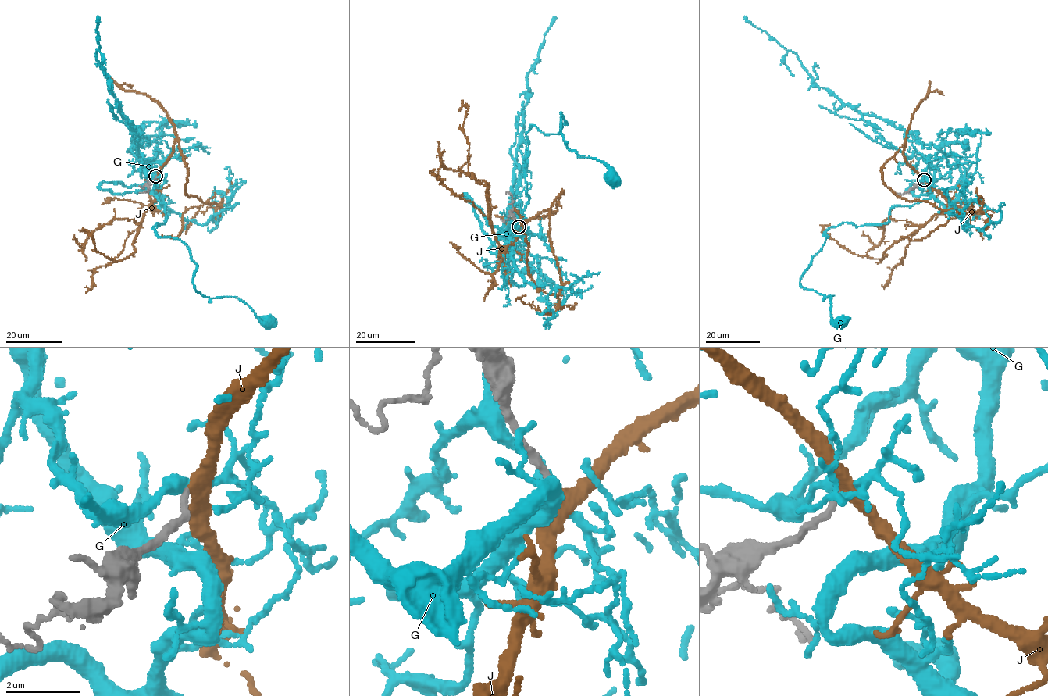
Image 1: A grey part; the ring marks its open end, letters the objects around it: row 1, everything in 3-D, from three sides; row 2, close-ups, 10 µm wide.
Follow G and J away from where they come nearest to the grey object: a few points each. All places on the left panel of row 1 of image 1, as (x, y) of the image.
G: (155, 176), (164, 180), (153, 194), (166, 215), (152, 227), (186, 245), (195, 290), (237, 297), (269, 322)
J: (155, 176), (177, 139), (187, 169), (186, 194), (218, 205), (189, 208), (182, 214), (180, 234), (162, 234)

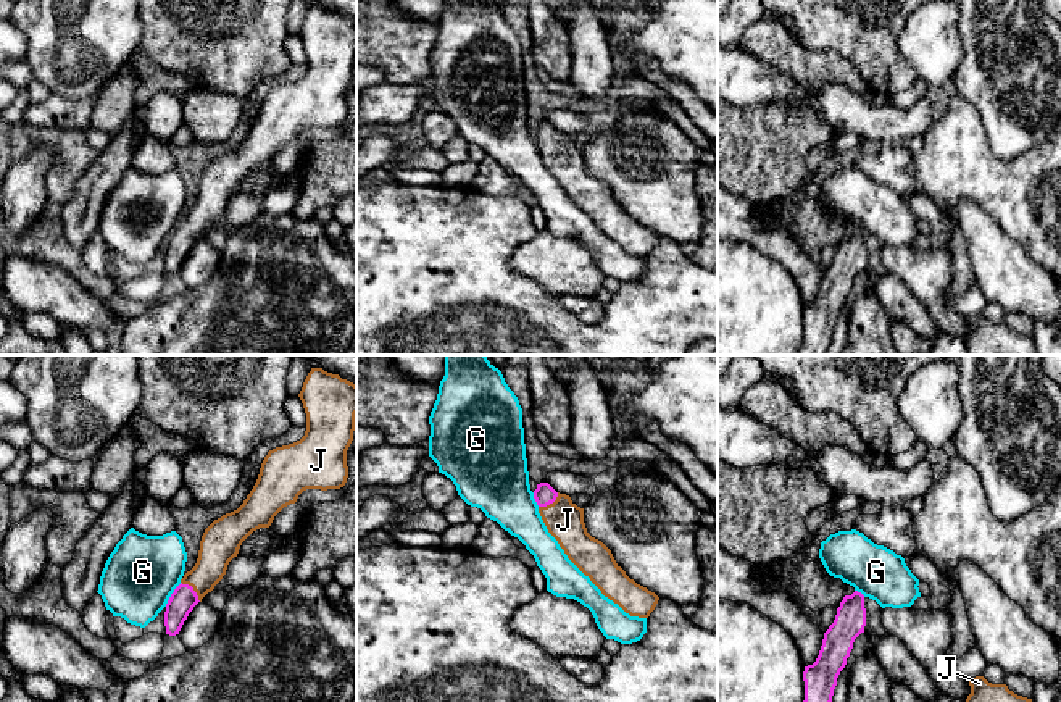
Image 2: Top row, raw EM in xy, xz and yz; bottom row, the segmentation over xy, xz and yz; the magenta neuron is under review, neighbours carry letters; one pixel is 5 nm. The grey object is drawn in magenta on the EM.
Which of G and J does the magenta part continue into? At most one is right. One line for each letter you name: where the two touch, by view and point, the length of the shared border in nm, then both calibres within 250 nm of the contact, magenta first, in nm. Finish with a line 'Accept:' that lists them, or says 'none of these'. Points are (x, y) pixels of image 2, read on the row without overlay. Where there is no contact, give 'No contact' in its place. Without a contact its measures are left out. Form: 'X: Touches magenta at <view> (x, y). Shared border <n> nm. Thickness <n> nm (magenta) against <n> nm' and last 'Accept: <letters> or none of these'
J: Touches magenta at xy (192, 228). Shared border 140 nm. Thickness 130 nm (magenta) against 180 nm
Accept: J

